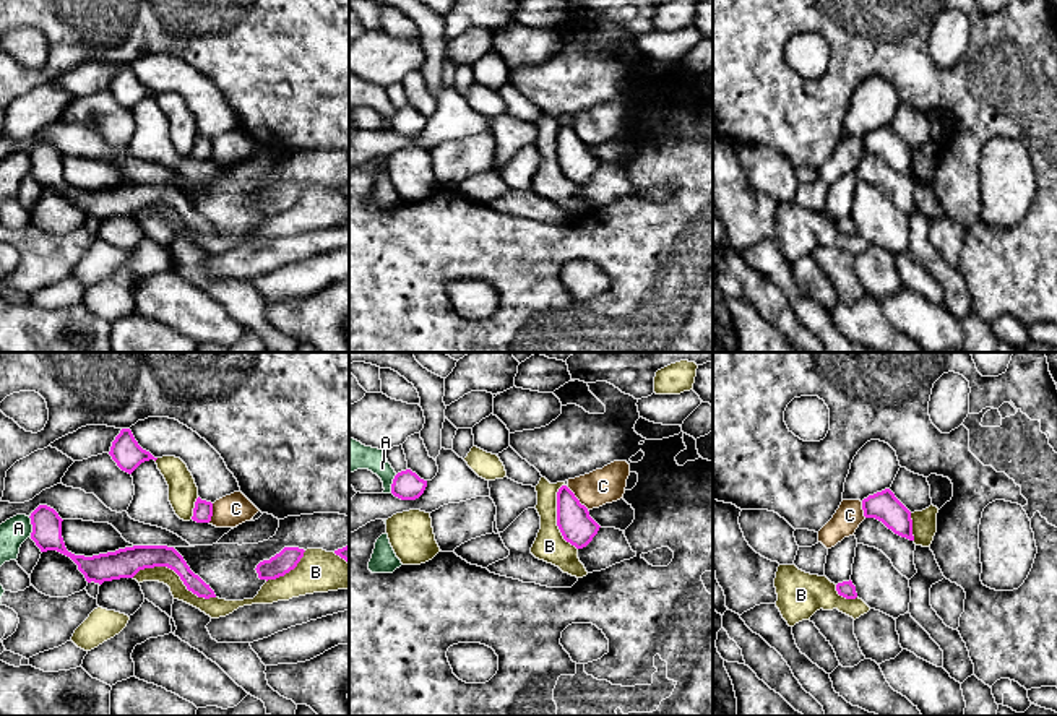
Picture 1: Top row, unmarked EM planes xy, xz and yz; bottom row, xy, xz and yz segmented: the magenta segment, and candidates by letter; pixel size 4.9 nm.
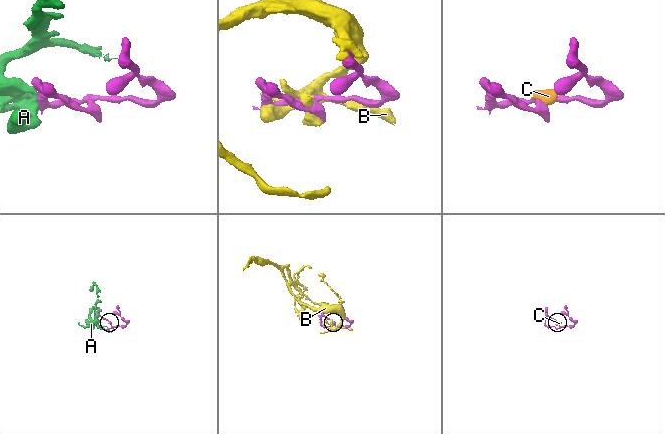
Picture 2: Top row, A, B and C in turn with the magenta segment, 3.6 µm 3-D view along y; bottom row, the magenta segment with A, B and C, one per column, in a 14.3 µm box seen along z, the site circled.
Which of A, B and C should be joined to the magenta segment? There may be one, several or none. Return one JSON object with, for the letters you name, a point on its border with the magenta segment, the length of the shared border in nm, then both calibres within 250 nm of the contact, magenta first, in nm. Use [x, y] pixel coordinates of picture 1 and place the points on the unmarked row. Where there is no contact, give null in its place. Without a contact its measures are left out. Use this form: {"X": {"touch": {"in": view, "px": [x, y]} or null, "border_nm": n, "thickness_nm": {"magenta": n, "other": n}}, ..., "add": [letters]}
{"add": []}

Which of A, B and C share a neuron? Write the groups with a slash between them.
A / B C

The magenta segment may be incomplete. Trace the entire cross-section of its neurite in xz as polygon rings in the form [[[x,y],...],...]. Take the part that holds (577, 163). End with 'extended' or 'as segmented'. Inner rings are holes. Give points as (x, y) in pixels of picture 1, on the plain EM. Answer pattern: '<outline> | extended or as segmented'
[[[567,122],[557,128],[557,162],[576,185],[586,183],[601,164]]] | as segmented

